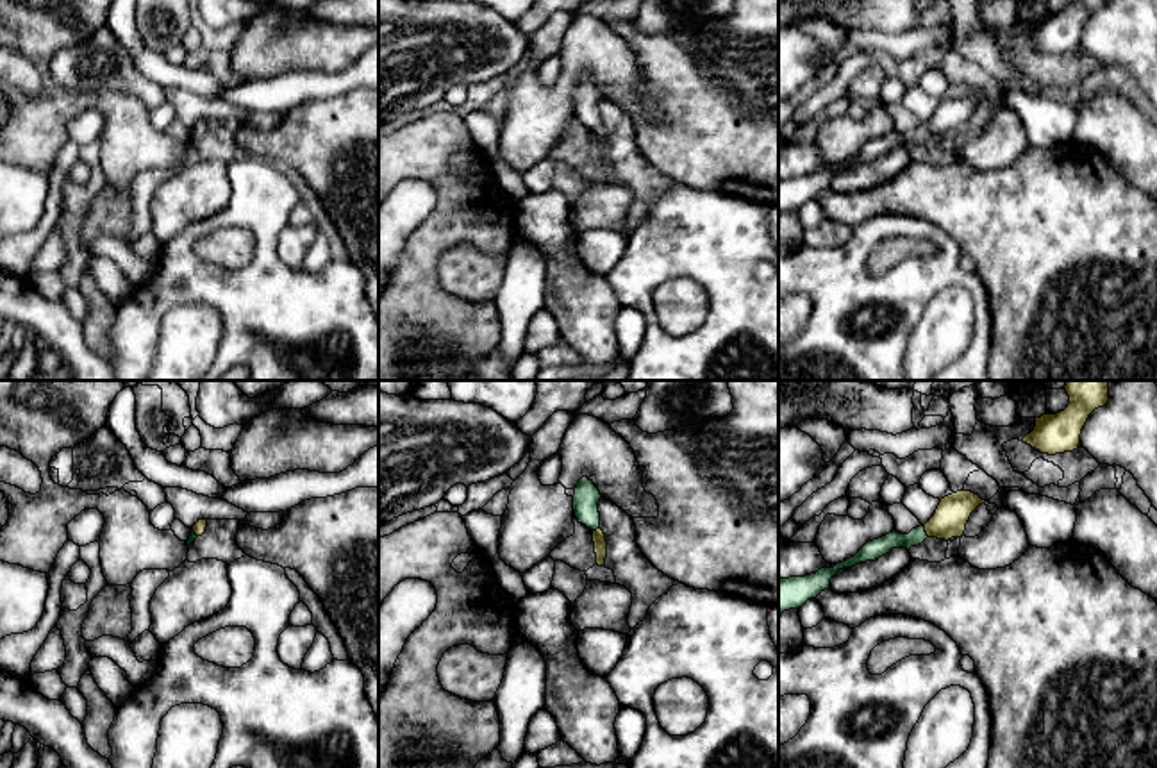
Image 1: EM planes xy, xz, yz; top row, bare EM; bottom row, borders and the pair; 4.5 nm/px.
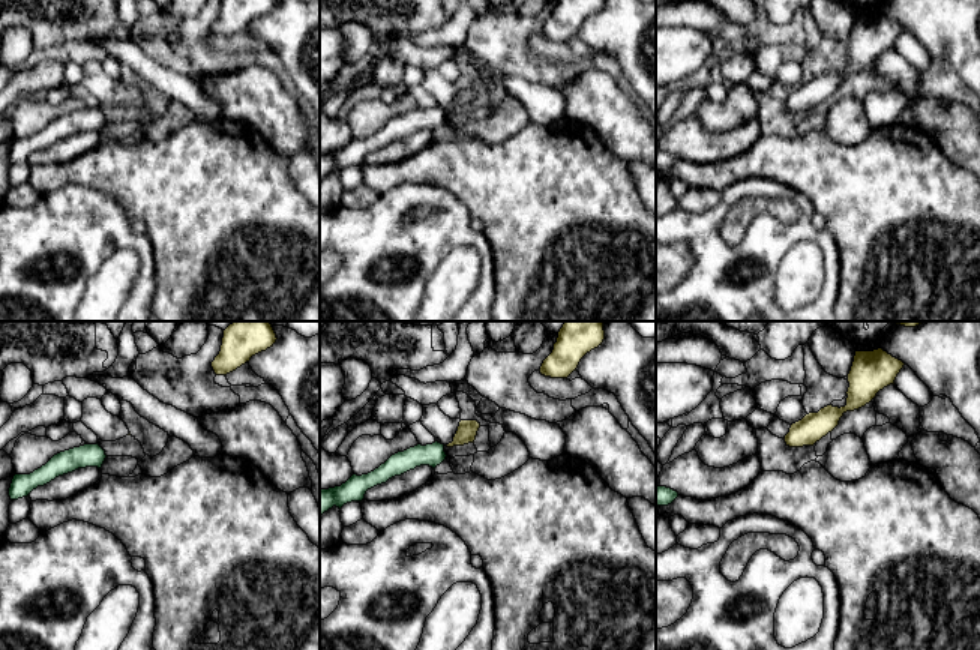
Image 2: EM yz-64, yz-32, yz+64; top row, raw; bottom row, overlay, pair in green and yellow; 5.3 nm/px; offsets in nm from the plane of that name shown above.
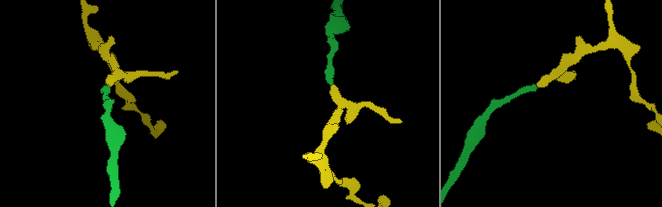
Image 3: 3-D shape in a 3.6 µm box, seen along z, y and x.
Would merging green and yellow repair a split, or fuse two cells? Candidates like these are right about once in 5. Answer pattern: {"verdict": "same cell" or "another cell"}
{"verdict": "same cell"}

